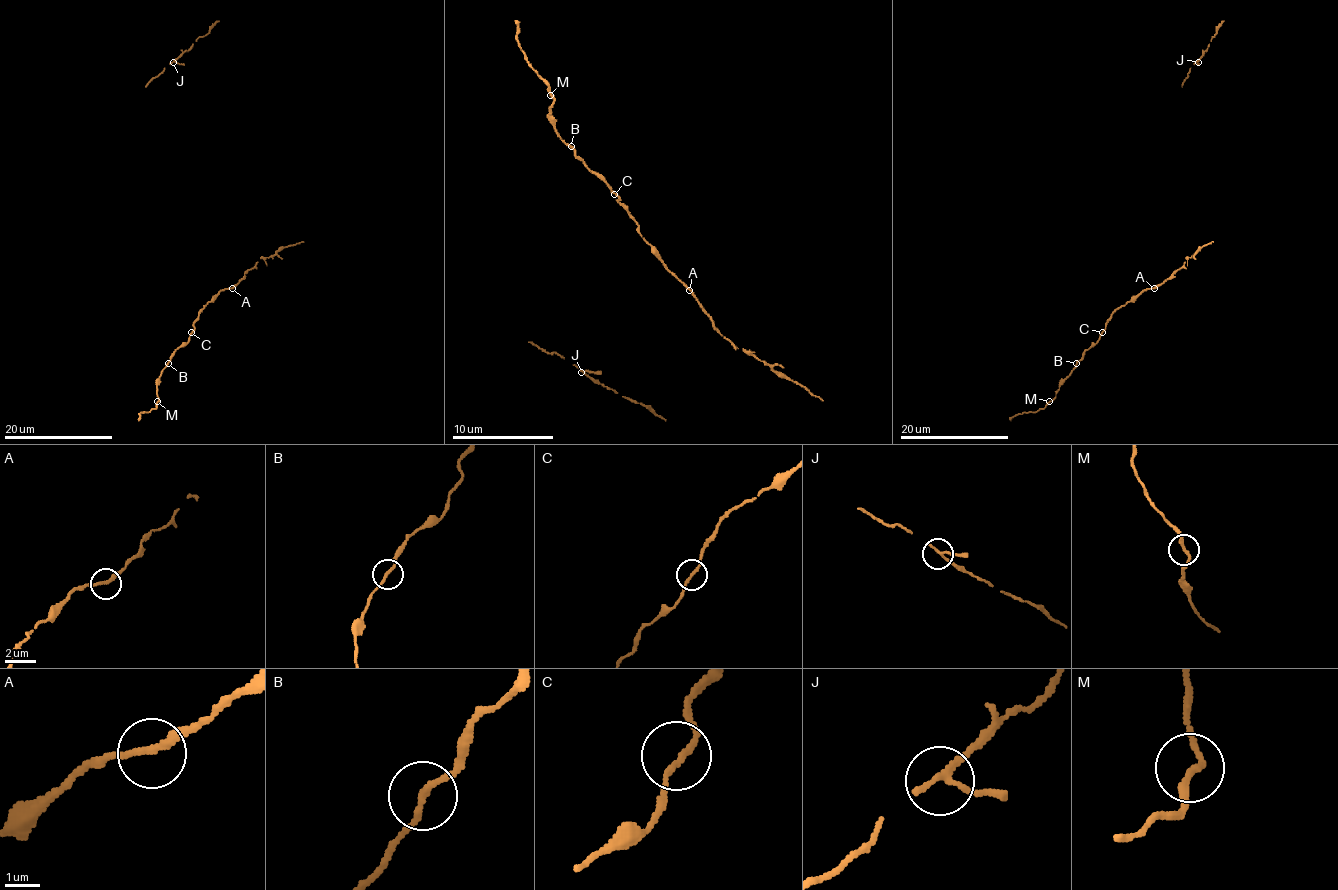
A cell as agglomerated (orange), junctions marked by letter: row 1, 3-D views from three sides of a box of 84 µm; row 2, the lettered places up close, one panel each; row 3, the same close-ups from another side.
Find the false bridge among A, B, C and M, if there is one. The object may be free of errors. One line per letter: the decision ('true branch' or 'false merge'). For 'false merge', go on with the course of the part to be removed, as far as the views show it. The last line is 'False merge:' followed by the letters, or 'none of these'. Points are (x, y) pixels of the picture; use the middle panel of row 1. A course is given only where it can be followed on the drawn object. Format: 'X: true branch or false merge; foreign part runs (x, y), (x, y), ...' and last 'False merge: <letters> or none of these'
A: true branch
B: true branch
C: true branch
M: true branch
False merge: none of these

